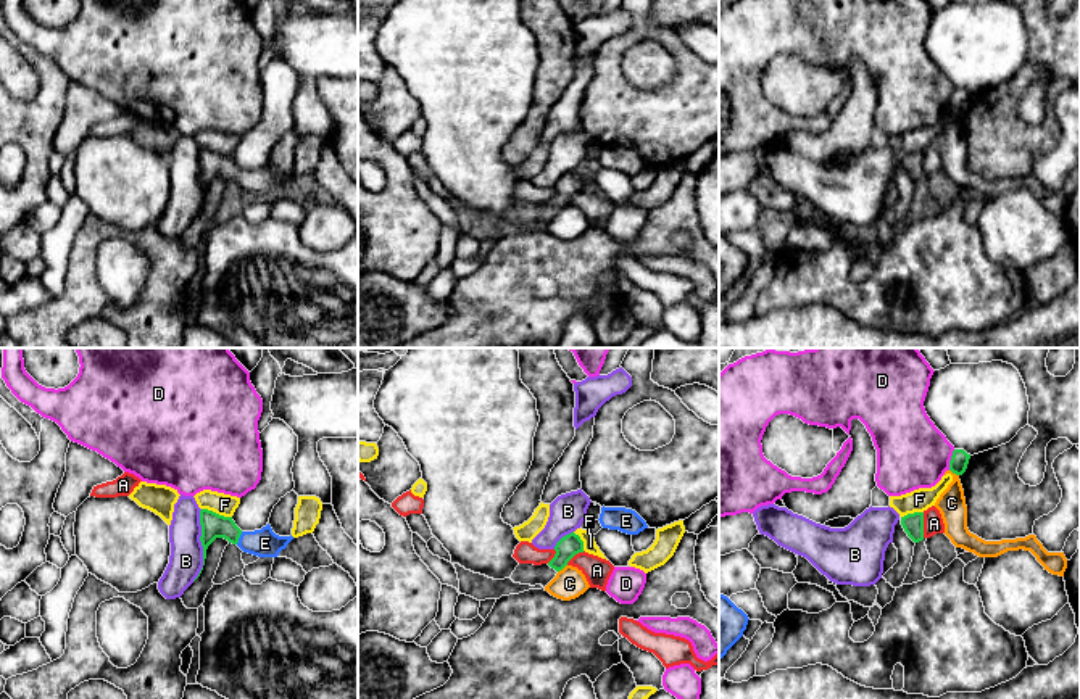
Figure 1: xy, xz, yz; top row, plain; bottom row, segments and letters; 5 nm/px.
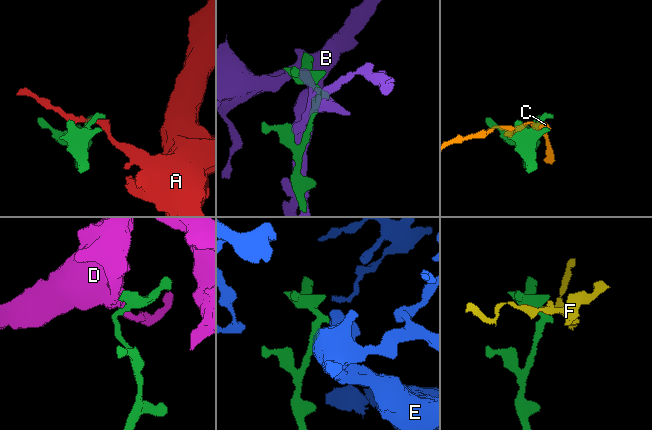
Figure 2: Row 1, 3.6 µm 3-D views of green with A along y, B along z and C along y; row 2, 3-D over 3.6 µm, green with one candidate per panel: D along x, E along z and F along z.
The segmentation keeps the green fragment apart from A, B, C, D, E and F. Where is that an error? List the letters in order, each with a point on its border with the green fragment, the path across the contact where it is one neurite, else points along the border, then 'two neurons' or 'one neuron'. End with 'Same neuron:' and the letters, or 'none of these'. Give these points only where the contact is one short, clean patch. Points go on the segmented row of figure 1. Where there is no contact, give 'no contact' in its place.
A: meets green in yz at (922, 525); two neurons
B: meets green in xy at (202, 545); two neurons
C: meets green in xz at (561, 569); border along xz (566, 564), (558, 572); two neurons
D: meets green in yz at (951, 459); two neurons
E: meets green in xy at (239, 537); runs through xy (213, 525), (224, 527), (239, 537), (247, 541), (265, 543); one neuron
F: meets green in xy at (215, 512); two neurons
Same neuron: E

